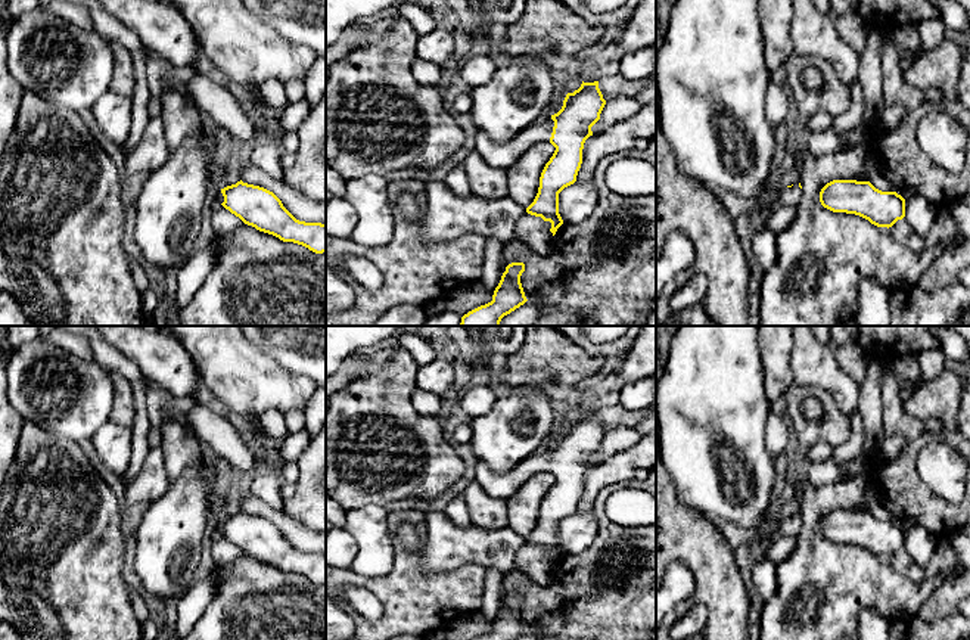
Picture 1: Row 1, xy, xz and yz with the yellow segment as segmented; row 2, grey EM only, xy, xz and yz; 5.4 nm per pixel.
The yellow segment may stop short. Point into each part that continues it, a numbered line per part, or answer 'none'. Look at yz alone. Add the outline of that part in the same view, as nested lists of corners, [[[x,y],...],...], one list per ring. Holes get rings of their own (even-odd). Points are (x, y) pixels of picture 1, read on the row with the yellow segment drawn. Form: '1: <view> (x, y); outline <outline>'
1: yz (792, 196); outline [[[795,183],[792,187],[784,187],[777,192],[777,204],[798,206],[800,204],[802,195],[803,192],[799,187],[799,183]]]

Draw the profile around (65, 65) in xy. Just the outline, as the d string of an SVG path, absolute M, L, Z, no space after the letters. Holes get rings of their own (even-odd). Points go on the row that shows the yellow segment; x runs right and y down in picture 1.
M38 6L15 18L6 35L6 65L24 90L74 112L91 111L109 90L112 41Z

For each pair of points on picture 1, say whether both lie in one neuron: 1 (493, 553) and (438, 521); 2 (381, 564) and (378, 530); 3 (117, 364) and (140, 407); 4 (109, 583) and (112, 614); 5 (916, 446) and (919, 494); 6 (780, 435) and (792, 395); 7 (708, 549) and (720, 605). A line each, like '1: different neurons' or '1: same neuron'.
1: same neuron
2: same neuron
3: same neuron
4: same neuron
5: same neuron
6: different neurons
7: same neuron

